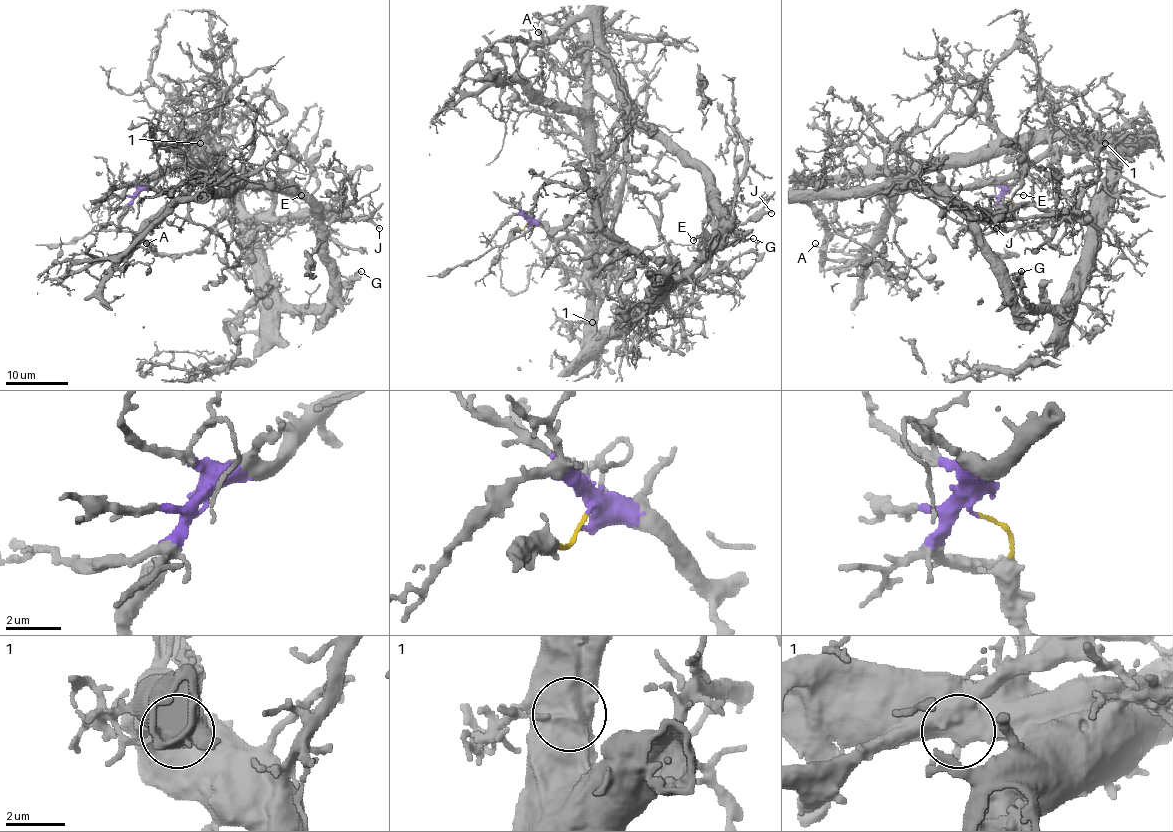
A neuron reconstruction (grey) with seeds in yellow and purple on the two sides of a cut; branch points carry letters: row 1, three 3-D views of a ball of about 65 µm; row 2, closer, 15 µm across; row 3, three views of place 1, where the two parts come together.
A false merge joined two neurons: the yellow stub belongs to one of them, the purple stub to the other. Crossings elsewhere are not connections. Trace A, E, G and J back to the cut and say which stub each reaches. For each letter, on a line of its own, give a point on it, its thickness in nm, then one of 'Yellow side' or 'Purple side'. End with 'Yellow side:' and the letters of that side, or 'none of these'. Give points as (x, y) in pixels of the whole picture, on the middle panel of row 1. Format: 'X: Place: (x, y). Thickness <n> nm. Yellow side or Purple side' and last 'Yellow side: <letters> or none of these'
A: Place: (538, 32). Thickness 150 nm. Yellow side
E: Place: (693, 240). Thickness 110 nm. Yellow side
G: Place: (753, 238). Thickness 180 nm. Purple side
J: Place: (771, 213). Thickness 200 nm. Yellow side
Yellow side: A, E, J

